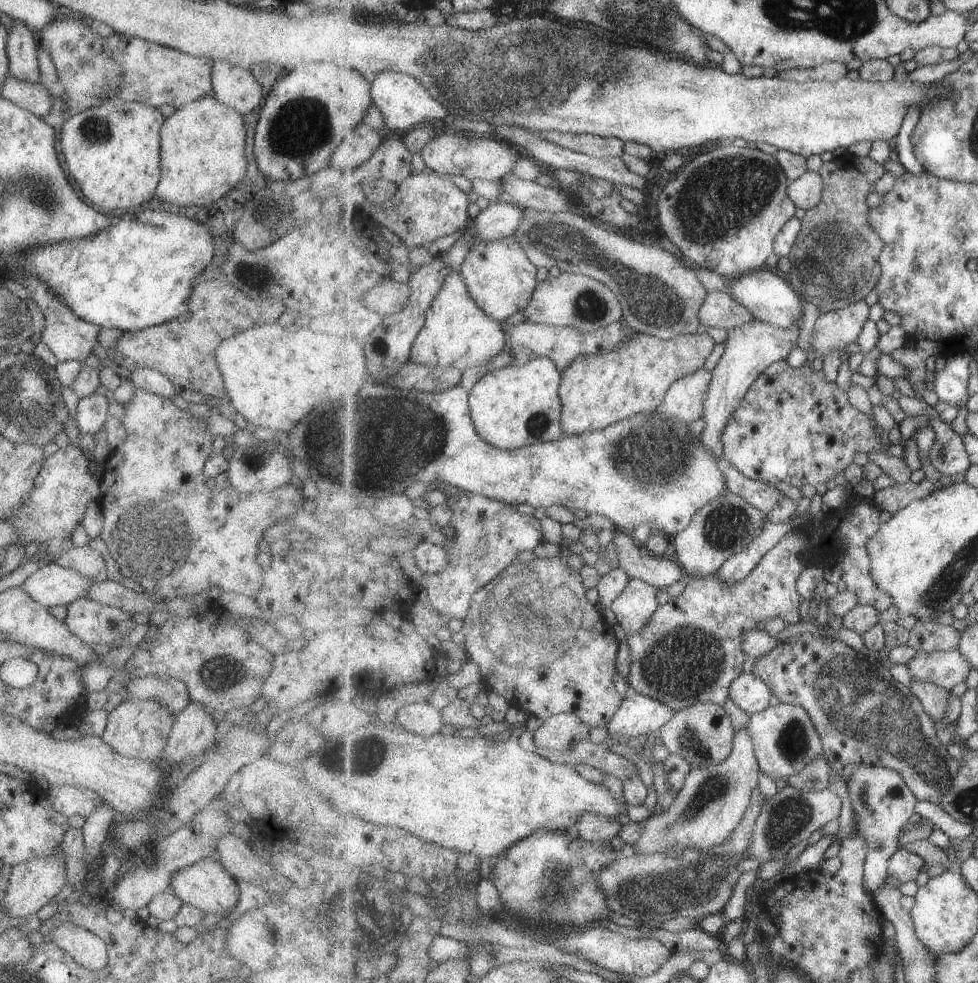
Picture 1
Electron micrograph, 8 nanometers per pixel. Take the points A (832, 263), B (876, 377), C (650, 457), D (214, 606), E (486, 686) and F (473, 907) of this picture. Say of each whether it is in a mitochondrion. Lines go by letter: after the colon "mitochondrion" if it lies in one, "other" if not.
A: mitochondrion
B: other
C: mitochondrion
D: other
E: other
F: other

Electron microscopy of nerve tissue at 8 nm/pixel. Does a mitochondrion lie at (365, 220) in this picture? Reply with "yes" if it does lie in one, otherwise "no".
no

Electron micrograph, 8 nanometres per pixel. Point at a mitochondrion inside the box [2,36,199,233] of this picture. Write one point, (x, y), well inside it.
(36, 187)

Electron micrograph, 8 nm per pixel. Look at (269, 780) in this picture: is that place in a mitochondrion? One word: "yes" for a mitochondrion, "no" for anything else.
no

